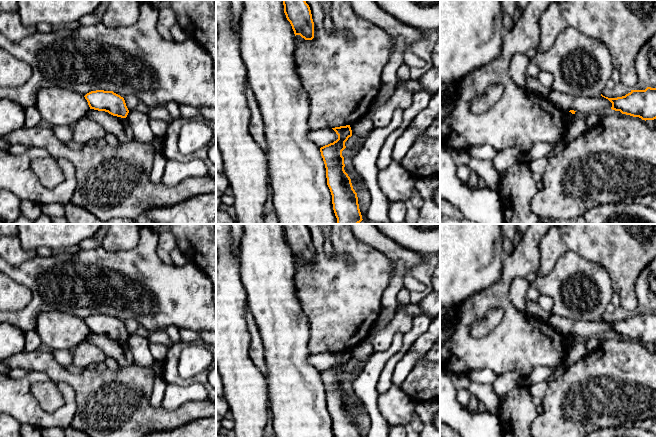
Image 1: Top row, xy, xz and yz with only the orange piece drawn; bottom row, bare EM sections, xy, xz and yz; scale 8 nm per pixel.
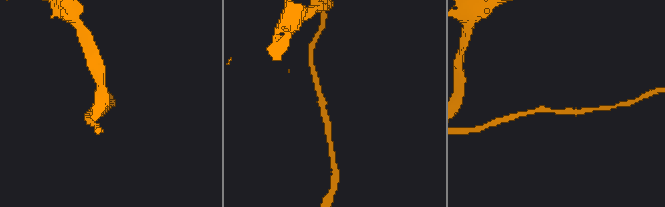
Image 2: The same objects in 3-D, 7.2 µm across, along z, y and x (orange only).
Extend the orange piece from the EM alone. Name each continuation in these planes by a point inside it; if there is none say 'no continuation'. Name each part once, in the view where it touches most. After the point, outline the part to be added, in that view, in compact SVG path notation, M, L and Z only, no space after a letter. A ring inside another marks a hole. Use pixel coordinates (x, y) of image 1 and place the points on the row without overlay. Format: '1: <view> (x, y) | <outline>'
no continuation

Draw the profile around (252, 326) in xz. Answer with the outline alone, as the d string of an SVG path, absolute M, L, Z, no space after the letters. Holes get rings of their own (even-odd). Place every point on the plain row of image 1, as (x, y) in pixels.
M246 308L246 321L248 326L248 331L251 335L251 344L249 348L249 357L252 360L255 367L266 377L268 374L264 347L262 344L261 337L259 335L259 330L255 322L255 318L249 308Z

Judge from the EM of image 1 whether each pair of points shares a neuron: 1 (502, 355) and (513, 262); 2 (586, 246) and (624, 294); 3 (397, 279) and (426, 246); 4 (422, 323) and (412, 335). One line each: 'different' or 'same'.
1: same
2: same
3: different
4: same

